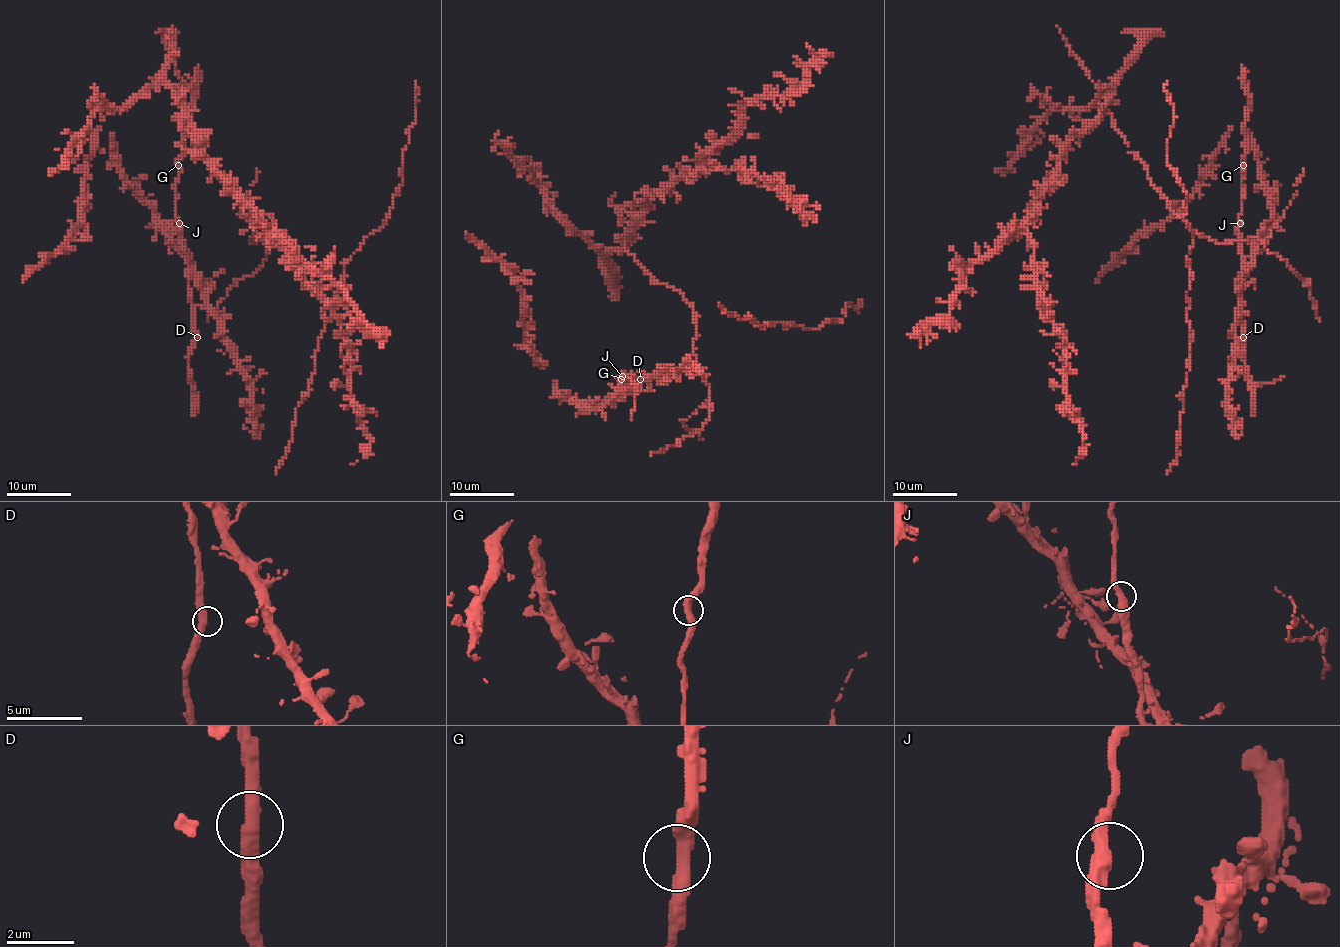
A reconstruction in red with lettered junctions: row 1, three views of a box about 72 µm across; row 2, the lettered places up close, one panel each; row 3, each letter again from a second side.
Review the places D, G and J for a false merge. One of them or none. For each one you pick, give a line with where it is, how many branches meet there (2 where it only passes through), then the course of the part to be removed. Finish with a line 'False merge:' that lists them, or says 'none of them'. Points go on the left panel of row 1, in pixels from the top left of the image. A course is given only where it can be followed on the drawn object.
False merge: none of them

